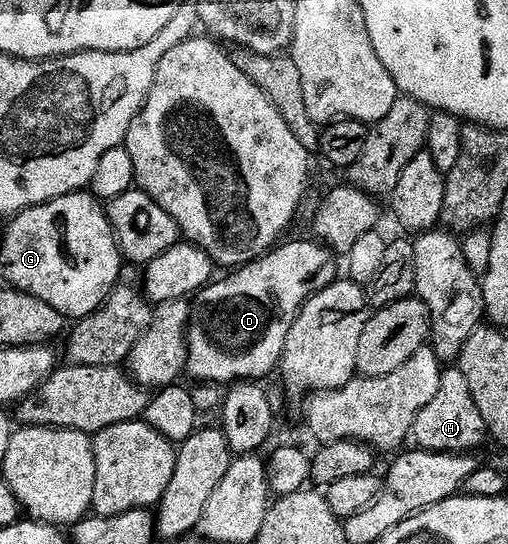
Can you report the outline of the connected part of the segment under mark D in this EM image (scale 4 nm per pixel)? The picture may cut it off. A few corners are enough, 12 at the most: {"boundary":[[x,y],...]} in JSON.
{"boundary":[[318,240],[280,244],[193,301],[187,367],[259,383],[337,279]]}

